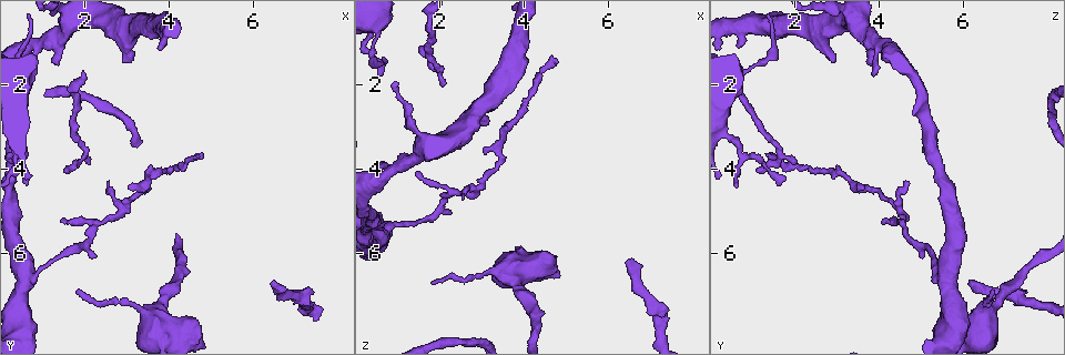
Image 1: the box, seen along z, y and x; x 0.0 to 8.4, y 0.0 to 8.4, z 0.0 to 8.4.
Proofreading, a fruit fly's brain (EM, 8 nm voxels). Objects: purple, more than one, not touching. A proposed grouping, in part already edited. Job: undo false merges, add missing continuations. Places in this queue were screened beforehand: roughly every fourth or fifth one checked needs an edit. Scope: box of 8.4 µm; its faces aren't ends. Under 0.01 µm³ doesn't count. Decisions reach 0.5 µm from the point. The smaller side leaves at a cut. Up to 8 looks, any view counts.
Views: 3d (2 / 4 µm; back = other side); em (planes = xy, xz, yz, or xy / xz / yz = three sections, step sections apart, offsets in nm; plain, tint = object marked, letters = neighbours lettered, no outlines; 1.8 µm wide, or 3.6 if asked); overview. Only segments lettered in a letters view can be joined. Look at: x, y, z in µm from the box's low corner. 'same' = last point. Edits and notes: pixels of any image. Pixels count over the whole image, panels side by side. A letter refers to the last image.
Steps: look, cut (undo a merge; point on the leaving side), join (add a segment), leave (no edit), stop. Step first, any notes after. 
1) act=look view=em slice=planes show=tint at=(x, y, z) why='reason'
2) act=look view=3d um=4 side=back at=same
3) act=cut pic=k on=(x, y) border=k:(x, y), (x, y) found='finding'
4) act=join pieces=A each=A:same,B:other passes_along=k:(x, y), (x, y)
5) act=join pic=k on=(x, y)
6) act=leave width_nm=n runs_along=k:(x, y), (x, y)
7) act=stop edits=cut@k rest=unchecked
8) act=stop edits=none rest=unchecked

act=look view=3d um=4 at=(1.80, 6.95, 6.70) why='tapers out'

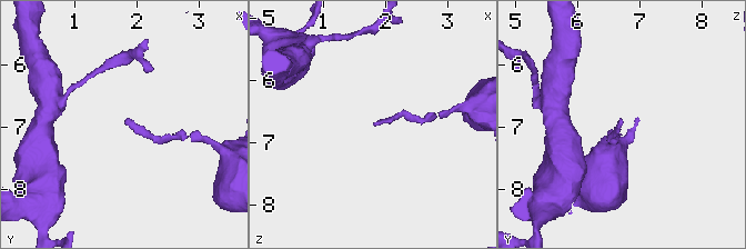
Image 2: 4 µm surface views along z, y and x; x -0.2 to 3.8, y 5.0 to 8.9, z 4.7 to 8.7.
act=look view=em slice=xz step=8 show=tint at=(1.80, 6.90, 6.75)

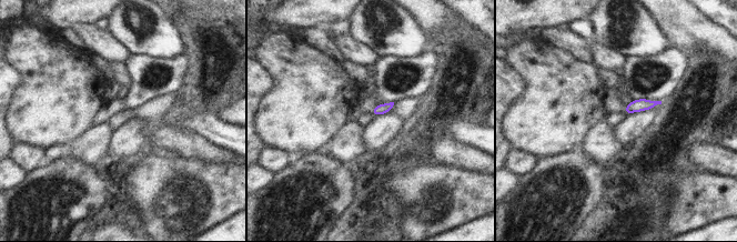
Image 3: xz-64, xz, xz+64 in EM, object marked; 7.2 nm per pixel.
act=look view=em slice=planes show=letters at=same

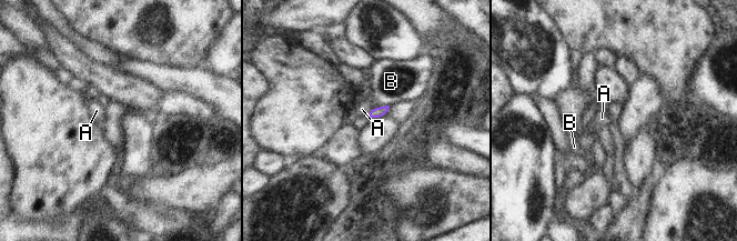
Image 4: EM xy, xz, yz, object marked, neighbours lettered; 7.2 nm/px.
act=join pieces=A each=A:same,B:other passes_along=4:(376, 112), (370, 111), (362, 109) found='it goes on there'

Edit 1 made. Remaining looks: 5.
act=look view=overview

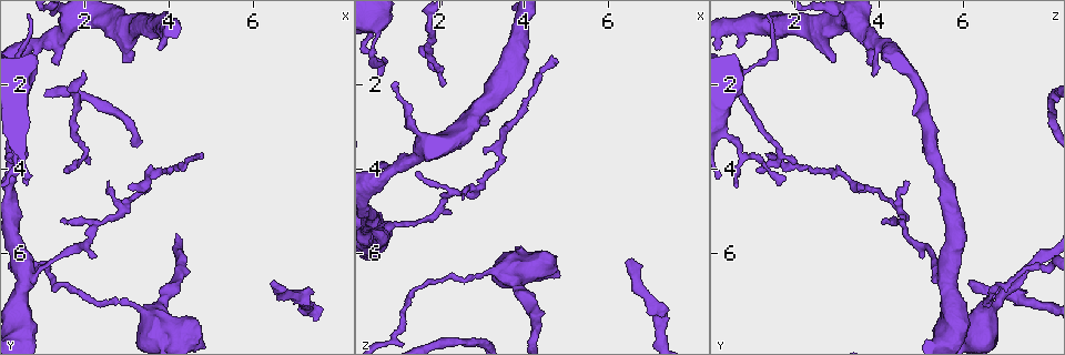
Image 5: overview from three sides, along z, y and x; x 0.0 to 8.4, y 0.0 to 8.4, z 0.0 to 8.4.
act=look view=em slice=planes show=tint at=(6.55, 6.75, 6.15) why='an open end'

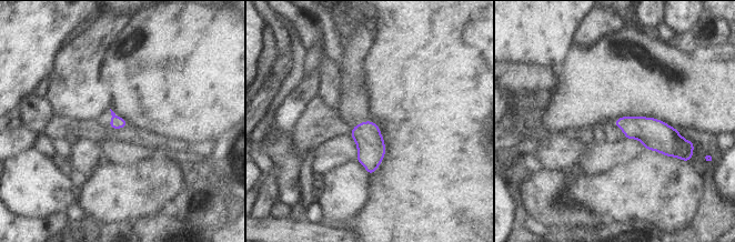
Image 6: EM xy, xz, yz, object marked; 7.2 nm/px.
act=look view=em slice=planes show=letters at=same

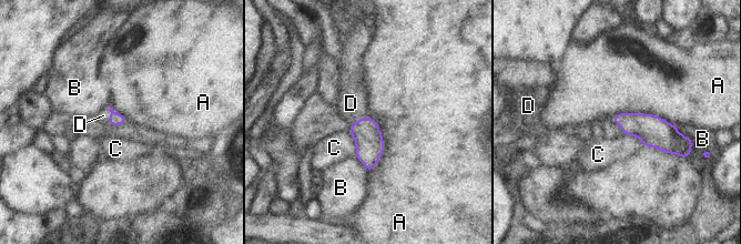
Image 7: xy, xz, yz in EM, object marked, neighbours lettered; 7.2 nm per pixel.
act=join pieces=D longest_contact=A:460nm each=A:other,B:other,C:other,D:same found='it goes on there'

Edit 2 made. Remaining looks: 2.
act=stop edits=join@4,join@7 rest=unchecked

